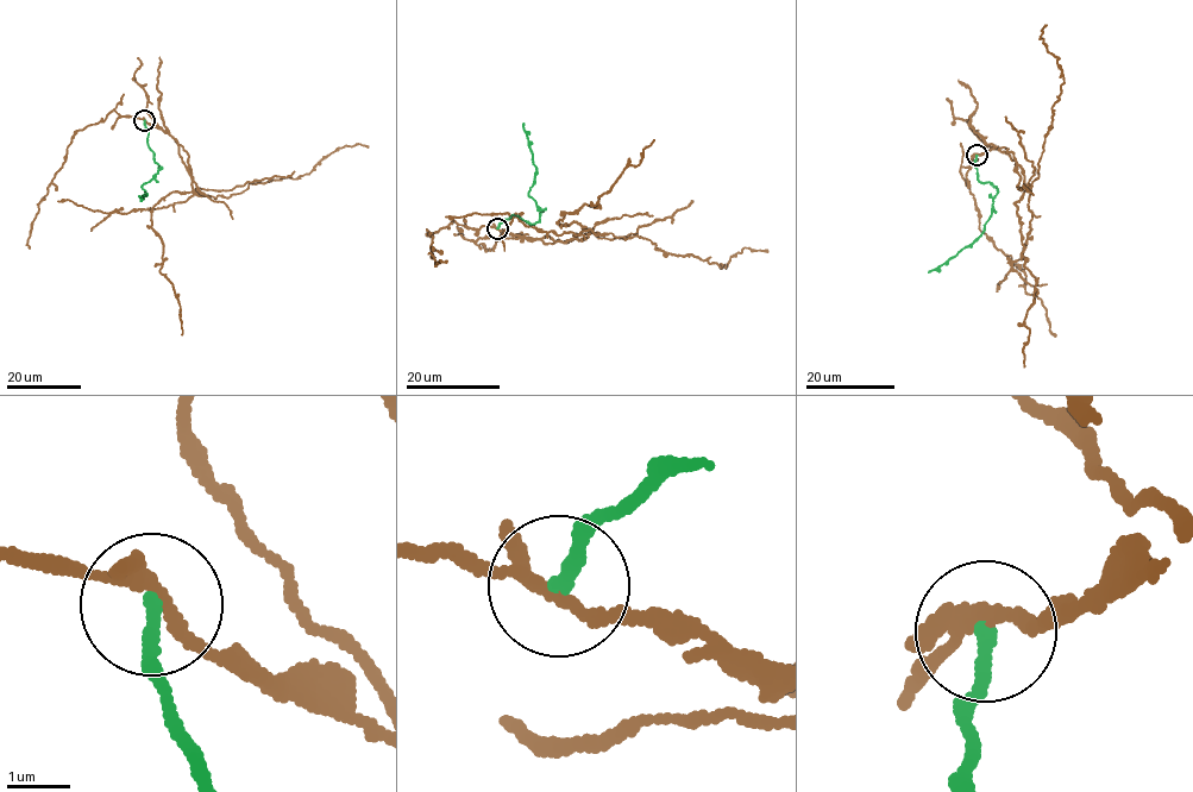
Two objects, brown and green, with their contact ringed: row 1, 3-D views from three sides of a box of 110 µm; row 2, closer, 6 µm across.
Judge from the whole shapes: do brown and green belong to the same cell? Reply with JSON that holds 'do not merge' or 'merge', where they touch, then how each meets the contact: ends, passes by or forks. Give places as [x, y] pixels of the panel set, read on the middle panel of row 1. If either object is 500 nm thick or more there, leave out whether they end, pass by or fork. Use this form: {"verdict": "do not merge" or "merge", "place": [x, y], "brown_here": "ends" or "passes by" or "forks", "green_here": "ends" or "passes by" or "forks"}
{"verdict": "do not merge", "place": [497, 228], "brown_here": "forks", "green_here": "ends"}

